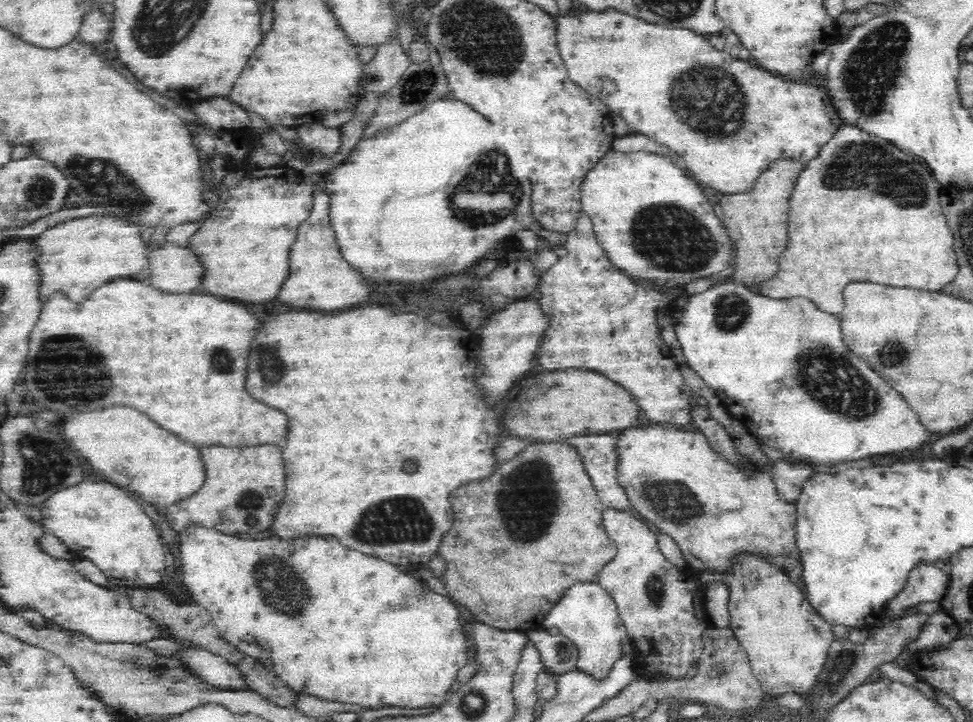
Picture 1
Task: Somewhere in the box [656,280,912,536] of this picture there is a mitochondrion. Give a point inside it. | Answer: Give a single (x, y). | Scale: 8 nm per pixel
(829, 378)

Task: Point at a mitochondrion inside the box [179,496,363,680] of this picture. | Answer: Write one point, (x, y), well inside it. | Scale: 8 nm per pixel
(284, 587)

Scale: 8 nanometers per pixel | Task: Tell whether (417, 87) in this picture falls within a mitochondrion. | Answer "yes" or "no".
yes

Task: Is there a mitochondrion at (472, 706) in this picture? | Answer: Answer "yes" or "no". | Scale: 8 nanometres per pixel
yes

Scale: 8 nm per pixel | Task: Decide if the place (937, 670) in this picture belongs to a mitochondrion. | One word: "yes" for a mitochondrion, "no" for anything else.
no

